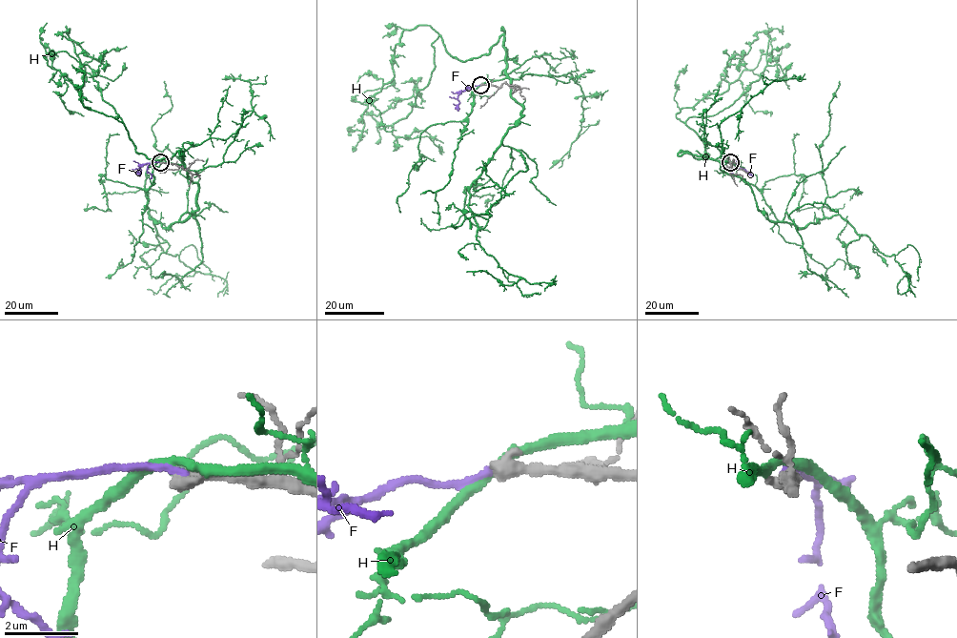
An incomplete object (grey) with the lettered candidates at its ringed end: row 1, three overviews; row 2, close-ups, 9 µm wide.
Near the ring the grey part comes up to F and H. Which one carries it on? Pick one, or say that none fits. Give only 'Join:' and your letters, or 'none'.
Join: none

